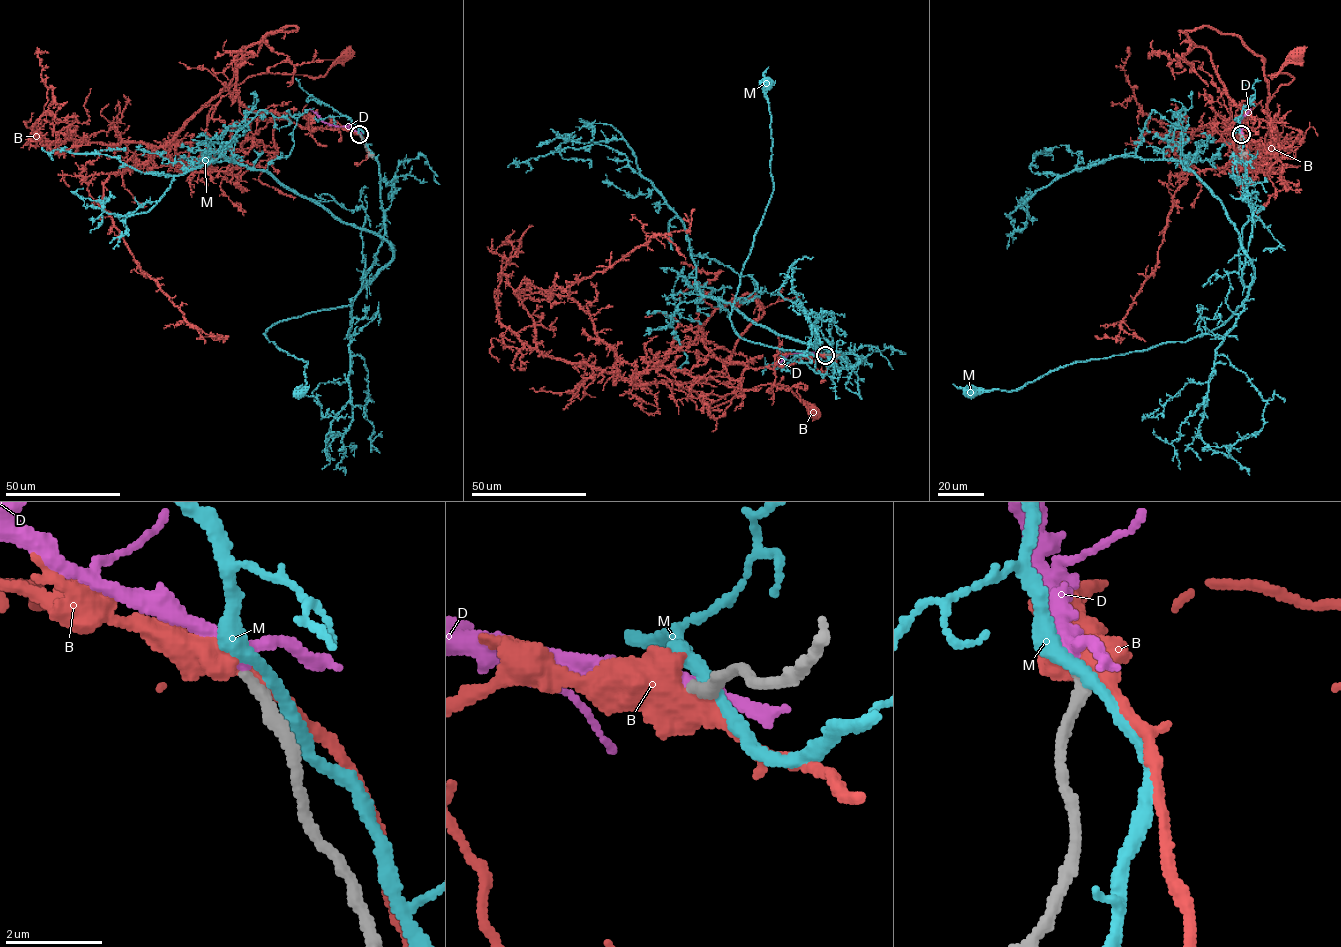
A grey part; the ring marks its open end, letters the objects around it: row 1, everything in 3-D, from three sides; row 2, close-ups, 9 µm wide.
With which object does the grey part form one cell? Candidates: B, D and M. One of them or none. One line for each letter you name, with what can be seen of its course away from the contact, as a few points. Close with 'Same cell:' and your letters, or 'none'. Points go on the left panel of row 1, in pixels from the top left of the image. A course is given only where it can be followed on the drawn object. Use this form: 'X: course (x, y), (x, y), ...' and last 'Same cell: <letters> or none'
D: course (359, 134), (346, 127), (326, 123), (309, 108)
Same cell: D

